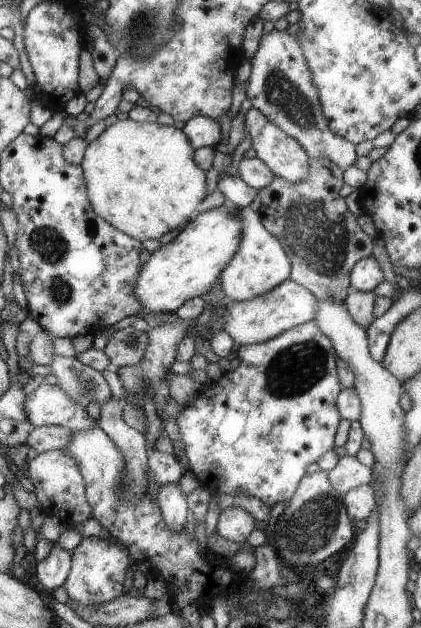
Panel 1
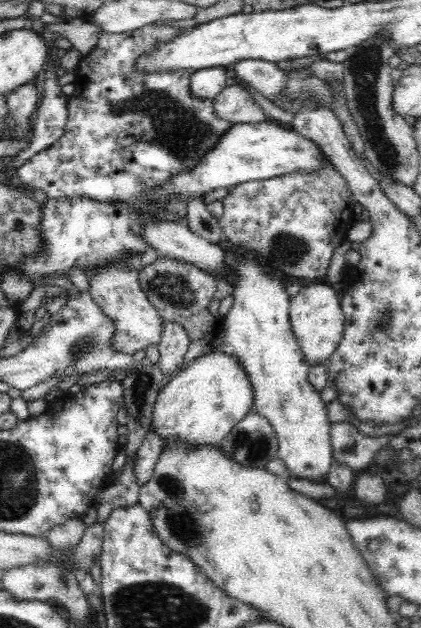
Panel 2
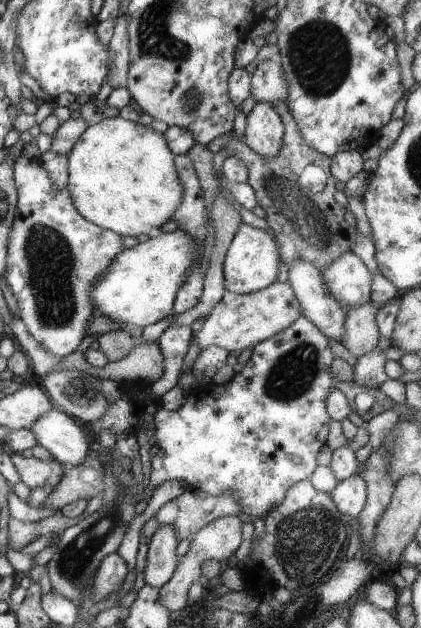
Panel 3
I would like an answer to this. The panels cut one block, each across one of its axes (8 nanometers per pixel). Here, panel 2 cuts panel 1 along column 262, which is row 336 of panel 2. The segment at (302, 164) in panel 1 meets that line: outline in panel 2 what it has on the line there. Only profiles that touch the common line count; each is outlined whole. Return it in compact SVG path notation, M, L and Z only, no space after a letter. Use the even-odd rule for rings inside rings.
M118 265L102 267L89 276L90 294L104 314L115 324L114 349L135 355L162 342L163 318L141 289L139 273Z

